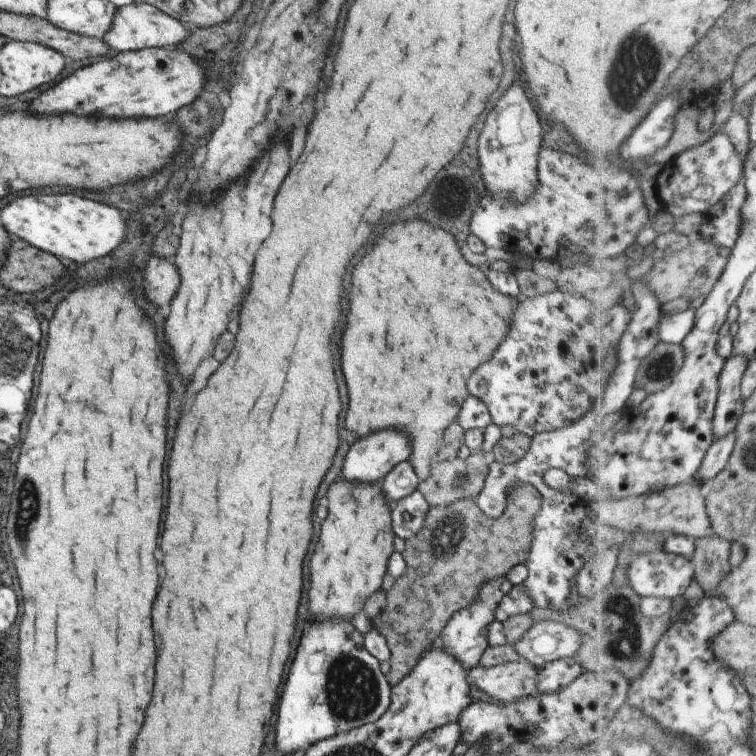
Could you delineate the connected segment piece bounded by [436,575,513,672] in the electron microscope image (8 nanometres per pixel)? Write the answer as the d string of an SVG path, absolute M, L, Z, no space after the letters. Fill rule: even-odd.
M506 575L486 582L477 592L477 595L474 596L472 604L468 608L462 608L452 616L439 635L436 644L444 652L452 654L452 658L456 658L464 668L475 672L482 654L489 647L487 638L488 626L495 620L494 614L496 614L496 608L498 608L500 600L503 600L512 588L513 585L508 581Z

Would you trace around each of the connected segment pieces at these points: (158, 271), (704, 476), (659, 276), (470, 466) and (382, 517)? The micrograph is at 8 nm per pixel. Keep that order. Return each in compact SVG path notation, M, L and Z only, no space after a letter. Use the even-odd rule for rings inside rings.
M152 258L146 264L144 280L146 280L144 296L148 298L148 302L152 302L156 306L168 304L180 286L180 276L178 276L176 268L160 258Z
M734 430L728 436L720 438L712 446L697 478L702 482L704 488L728 468L728 464L732 460L732 454L734 454L734 450L737 448L738 441L738 432Z
M705 235L688 238L689 243L684 250L674 252L673 254L665 254L653 266L654 274L650 272L649 281L660 304L667 304L678 301L681 298L692 300L698 296L708 297L719 285L719 281L728 268L731 256L734 254L732 248L720 246L712 240L708 240Z
M480 450L472 452L466 459L457 457L435 463L430 478L420 482L417 490L431 506L444 507L461 499L476 499L484 487L490 467L485 453Z
M338 480L330 486L328 490L328 518L322 524L322 534L318 536L318 544L314 548L314 554L310 558L310 572L312 572L312 588L310 588L310 614L314 618L326 620L332 618L332 622L352 622L356 614L362 612L364 603L375 592L381 589L383 578L387 573L388 558L395 552L394 549L394 532L391 524L392 507L386 502L384 494L379 484L358 484L358 482L346 482L346 480Z

